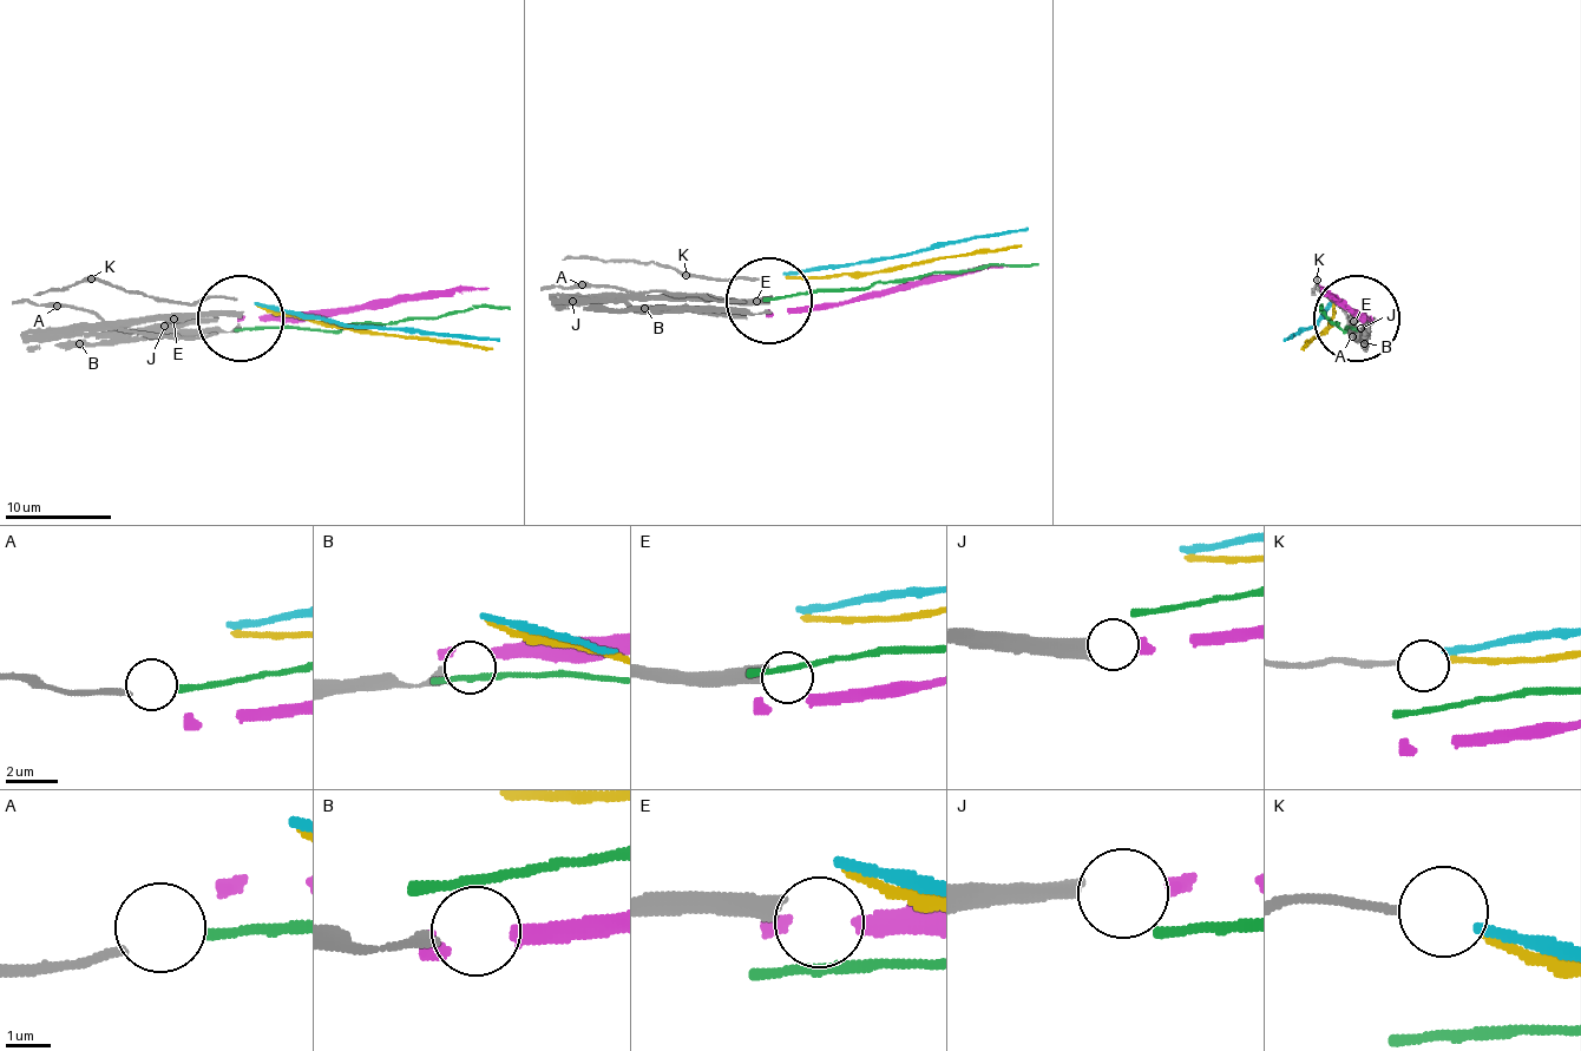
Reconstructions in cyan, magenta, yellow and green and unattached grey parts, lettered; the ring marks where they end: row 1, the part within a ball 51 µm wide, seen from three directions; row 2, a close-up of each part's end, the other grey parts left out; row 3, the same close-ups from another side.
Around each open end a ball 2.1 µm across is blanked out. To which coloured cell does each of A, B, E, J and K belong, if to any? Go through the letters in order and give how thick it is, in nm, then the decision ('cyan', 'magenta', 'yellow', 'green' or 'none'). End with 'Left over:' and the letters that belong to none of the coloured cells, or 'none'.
A: 190 nm thick; green
B: 280 nm thick; none
E: 460 nm thick; none
J: 460 nm thick; magenta
K: 200 nm thick; yellow
Left over: B, E

